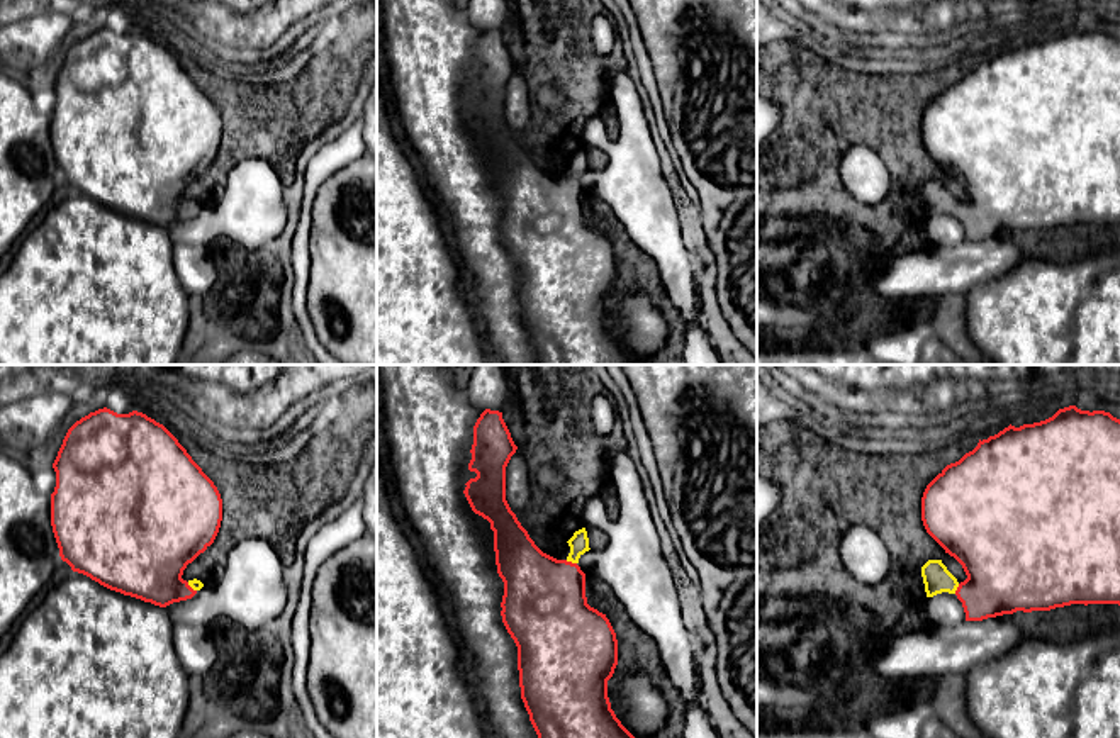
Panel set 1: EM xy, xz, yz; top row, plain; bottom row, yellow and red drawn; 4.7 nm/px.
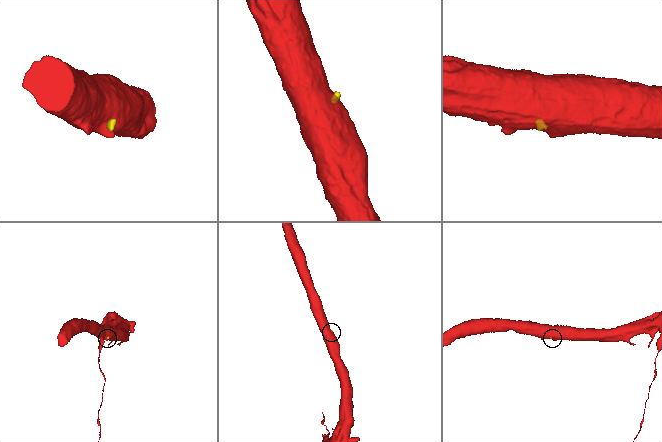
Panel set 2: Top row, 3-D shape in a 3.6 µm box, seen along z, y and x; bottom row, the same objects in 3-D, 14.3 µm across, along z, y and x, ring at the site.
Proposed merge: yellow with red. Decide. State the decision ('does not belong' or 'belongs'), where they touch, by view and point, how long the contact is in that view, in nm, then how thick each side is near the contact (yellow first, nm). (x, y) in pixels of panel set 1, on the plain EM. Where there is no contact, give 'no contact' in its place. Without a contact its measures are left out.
belongs | xz (571, 180) | 60 nm | 100/400 nm

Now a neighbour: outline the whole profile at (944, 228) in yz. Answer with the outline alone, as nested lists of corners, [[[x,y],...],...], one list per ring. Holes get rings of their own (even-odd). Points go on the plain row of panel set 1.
[[[942,212],[933,217],[927,217],[923,226],[932,244],[955,246],[966,241],[962,222],[955,214]]]

